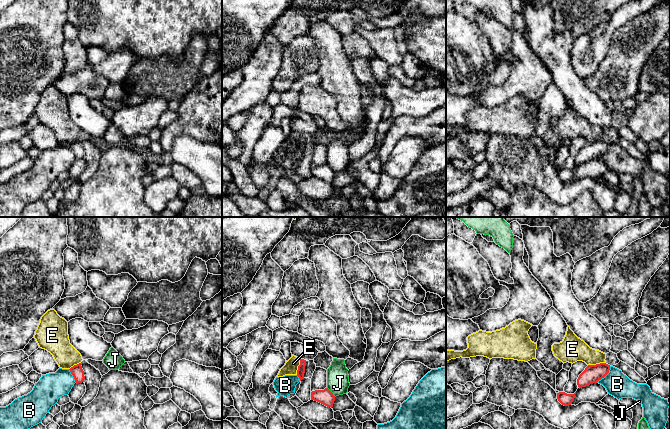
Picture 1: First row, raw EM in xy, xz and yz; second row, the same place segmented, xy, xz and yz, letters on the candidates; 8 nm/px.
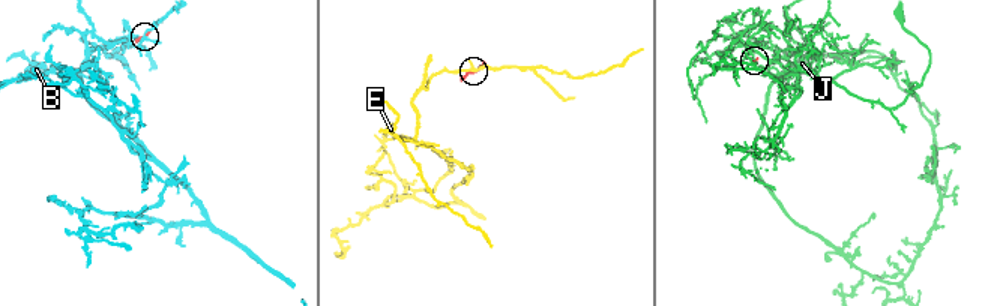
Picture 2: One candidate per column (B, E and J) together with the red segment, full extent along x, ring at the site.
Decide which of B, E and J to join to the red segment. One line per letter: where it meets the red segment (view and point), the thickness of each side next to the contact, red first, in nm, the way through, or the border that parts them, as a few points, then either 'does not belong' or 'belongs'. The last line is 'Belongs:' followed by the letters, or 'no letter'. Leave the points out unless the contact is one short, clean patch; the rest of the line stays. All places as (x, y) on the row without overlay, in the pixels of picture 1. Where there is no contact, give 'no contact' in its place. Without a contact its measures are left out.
B: yz (605, 151) | 140/200 nm | does not belong
E: yz (596, 140) | 140/200 nm | along yz (605, 138), (588, 141) | does not belong
J: xz (331, 168) | 120/180 nm | along xz (327, 163), (335, 172) | does not belong
Belongs: no letter

